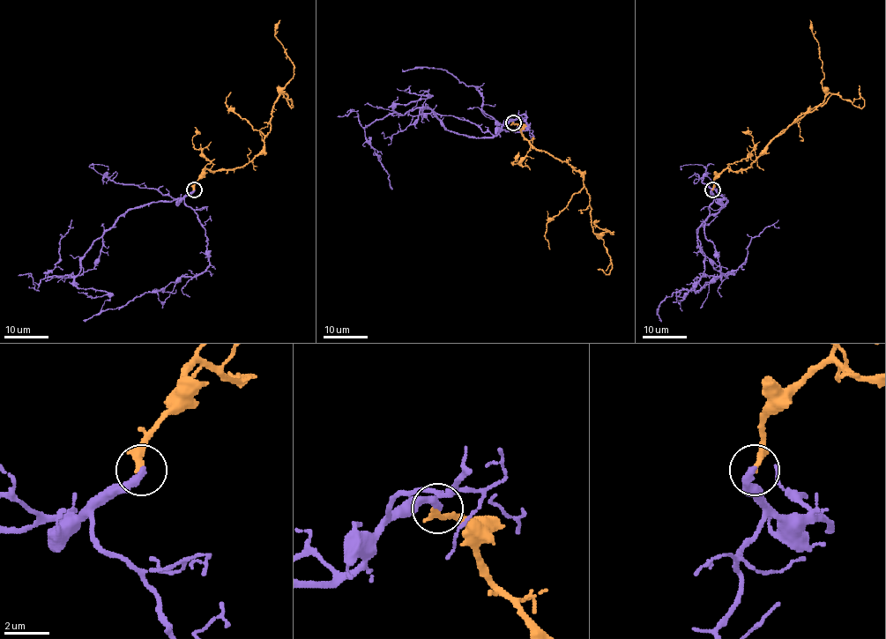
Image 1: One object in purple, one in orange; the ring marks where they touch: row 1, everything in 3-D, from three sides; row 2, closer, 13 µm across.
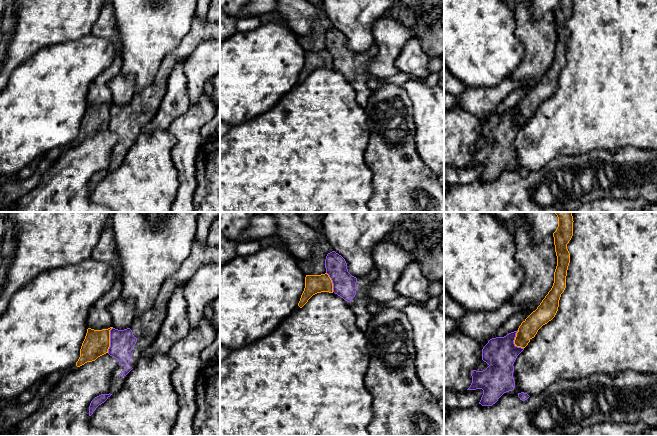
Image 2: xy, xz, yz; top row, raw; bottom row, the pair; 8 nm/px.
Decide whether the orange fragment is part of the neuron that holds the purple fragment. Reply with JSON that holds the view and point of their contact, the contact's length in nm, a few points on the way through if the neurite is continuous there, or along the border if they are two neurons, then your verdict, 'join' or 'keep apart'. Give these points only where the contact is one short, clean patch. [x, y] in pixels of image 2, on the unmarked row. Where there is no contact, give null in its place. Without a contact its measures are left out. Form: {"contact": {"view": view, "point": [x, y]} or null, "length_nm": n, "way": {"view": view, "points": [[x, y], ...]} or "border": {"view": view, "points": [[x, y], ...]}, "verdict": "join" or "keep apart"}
{"contact": {"view": "xy", "point": [110, 116]}, "length_nm": 220, "verdict": "keep apart"}

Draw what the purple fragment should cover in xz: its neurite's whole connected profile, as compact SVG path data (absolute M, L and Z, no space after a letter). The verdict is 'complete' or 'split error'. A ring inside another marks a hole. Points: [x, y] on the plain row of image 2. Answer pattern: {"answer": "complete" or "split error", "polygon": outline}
{"answer": "complete", "polygon": "M332 27L326 32L325 44L326 49L332 56L333 68L347 78L352 77L356 71L357 54L348 48L345 35Z"}

